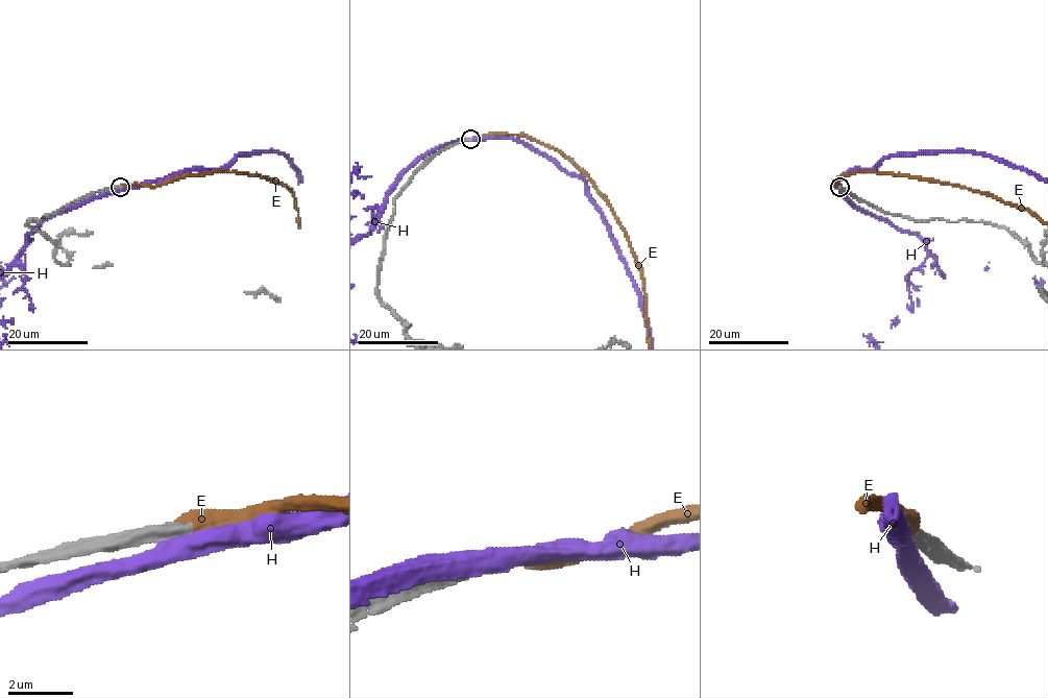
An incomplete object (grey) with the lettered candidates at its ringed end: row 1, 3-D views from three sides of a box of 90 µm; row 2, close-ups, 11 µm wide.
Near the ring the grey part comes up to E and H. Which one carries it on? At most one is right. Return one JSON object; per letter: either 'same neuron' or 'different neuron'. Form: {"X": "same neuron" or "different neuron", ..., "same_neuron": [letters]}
{"E": "same neuron", "H": "different neuron", "same_neuron": ["E"]}

